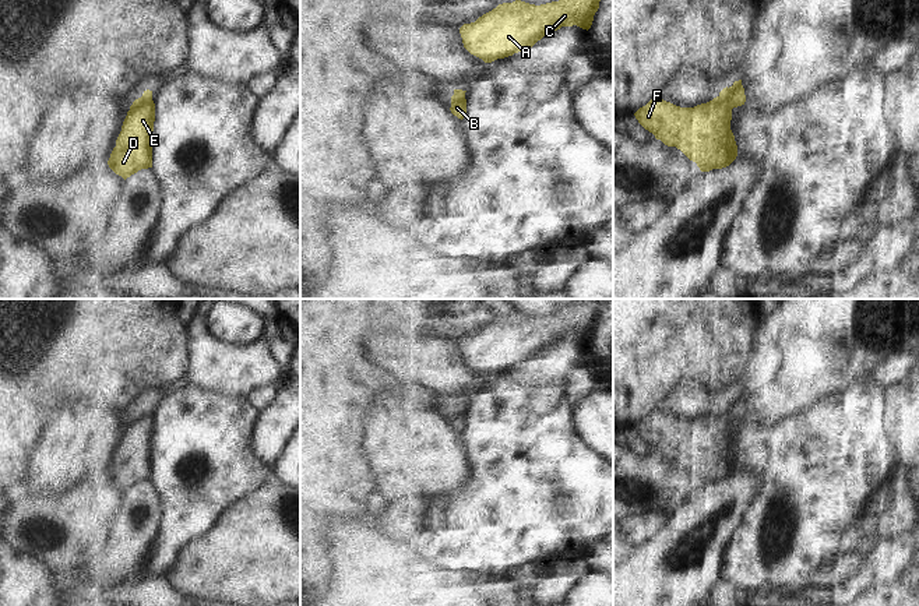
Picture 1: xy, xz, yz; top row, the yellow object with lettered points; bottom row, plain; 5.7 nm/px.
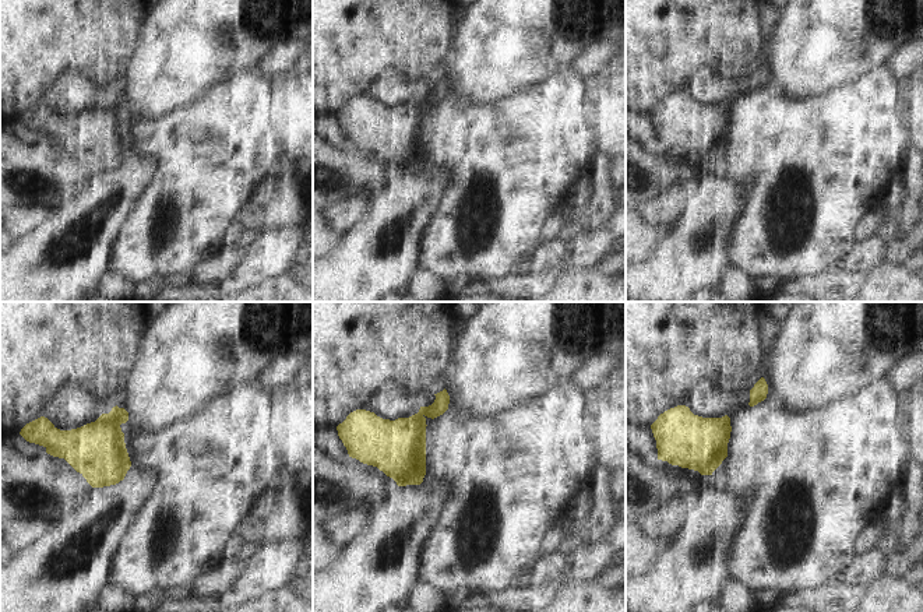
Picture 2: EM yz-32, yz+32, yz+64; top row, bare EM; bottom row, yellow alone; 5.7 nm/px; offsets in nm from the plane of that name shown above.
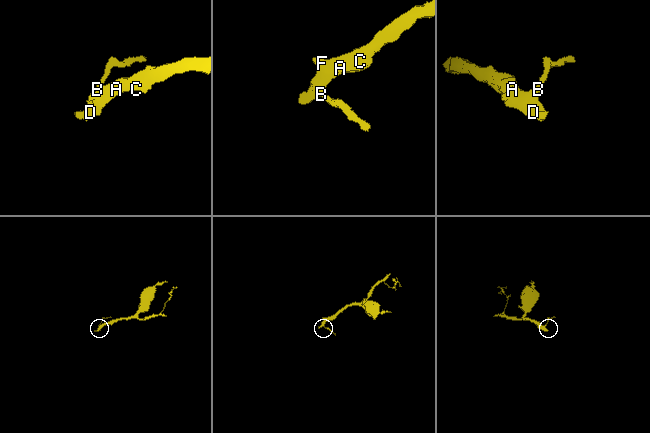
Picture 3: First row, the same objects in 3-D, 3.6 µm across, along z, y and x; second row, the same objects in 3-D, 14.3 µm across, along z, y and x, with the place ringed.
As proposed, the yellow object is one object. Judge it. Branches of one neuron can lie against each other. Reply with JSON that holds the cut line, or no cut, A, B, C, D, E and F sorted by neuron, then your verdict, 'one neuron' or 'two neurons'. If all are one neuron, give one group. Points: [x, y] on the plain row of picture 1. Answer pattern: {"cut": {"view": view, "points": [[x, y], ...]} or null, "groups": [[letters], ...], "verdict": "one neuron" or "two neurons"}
{"cut": {"view": "yz", "points": [[719, 408], [732, 420]]}, "groups": [["A", "C", "D", "E", "F"], ["B"]], "verdict": "two neurons"}

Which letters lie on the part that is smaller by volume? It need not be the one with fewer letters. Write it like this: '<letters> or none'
B

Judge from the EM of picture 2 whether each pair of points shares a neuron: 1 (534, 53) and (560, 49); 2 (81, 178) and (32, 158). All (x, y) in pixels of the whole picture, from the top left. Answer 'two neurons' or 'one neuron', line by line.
1: one neuron
2: one neuron

